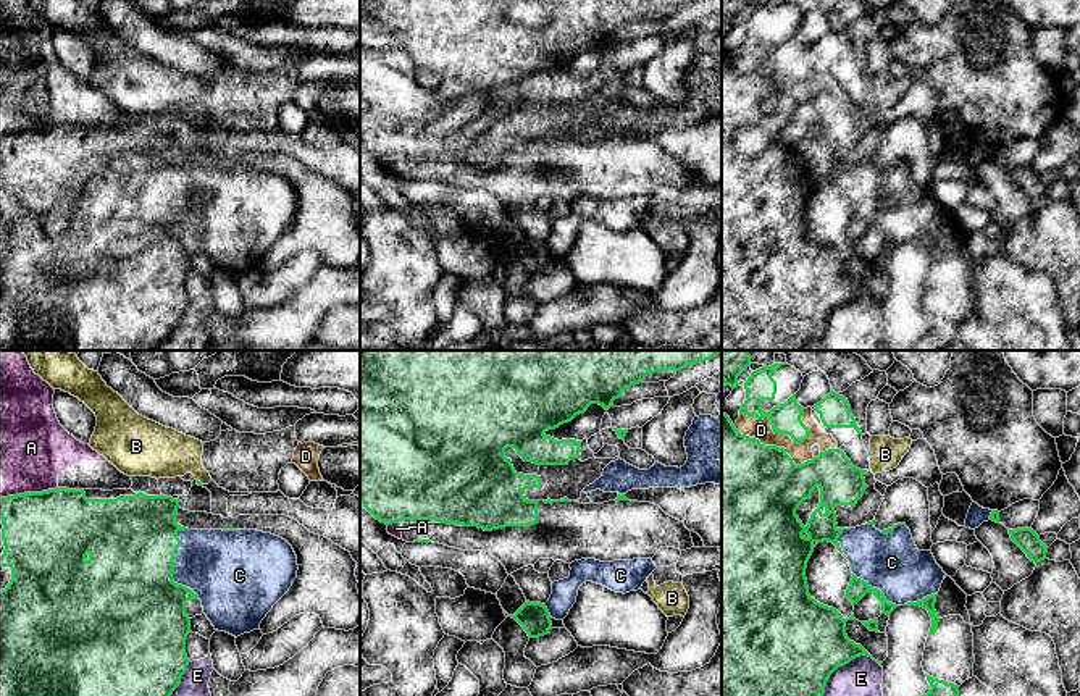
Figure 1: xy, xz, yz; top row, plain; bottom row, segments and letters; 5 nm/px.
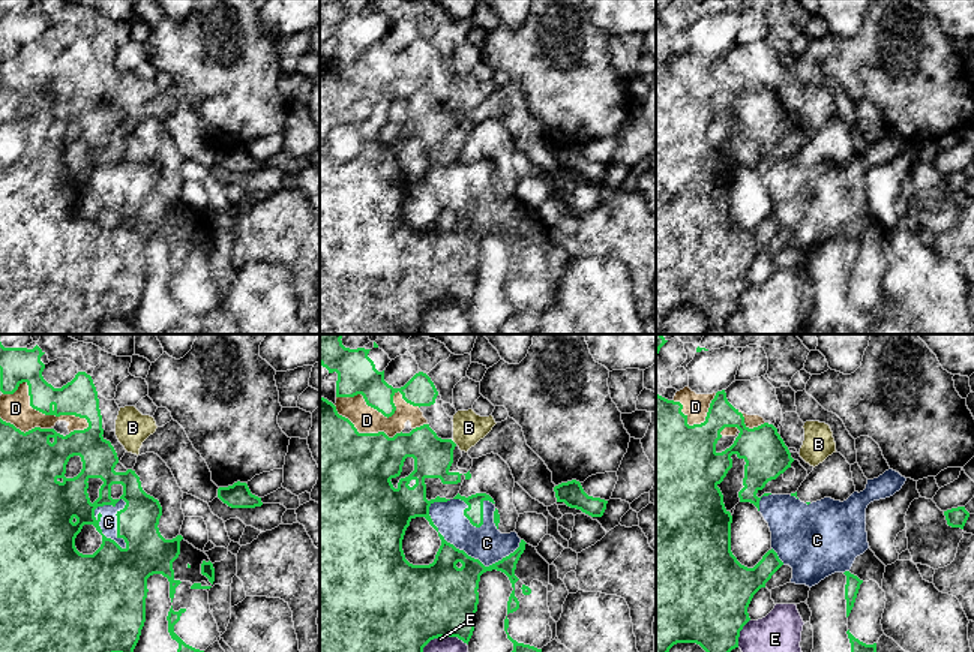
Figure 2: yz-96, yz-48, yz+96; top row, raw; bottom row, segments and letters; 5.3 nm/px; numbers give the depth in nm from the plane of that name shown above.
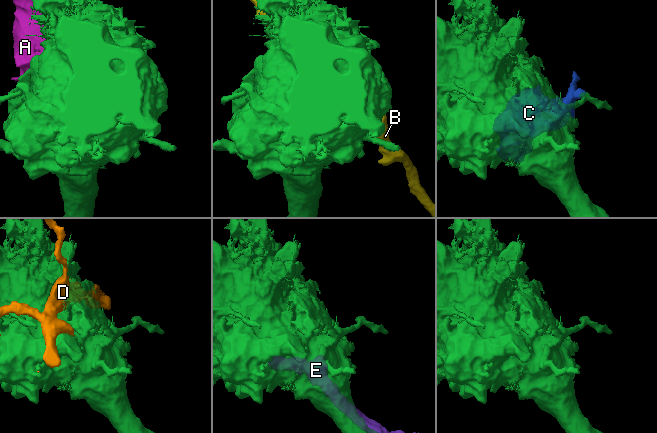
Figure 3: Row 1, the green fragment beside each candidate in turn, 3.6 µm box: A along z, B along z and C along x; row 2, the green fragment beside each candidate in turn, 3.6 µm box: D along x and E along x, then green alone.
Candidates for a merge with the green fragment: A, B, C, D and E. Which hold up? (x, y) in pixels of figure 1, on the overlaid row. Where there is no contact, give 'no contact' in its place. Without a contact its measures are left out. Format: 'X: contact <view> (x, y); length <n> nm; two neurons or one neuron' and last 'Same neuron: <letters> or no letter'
A: contact xy (28, 493); length 280 nm; two neurons
B: contact xy (199, 482); length 50 nm; two neurons
C: contact xy (173, 569); length 360 nm; two neurons
D: contact yz (774, 431); length 380 nm; two neurons
E: contact yz (845, 664); length 340 nm; two neurons
Same neuron: no letter

